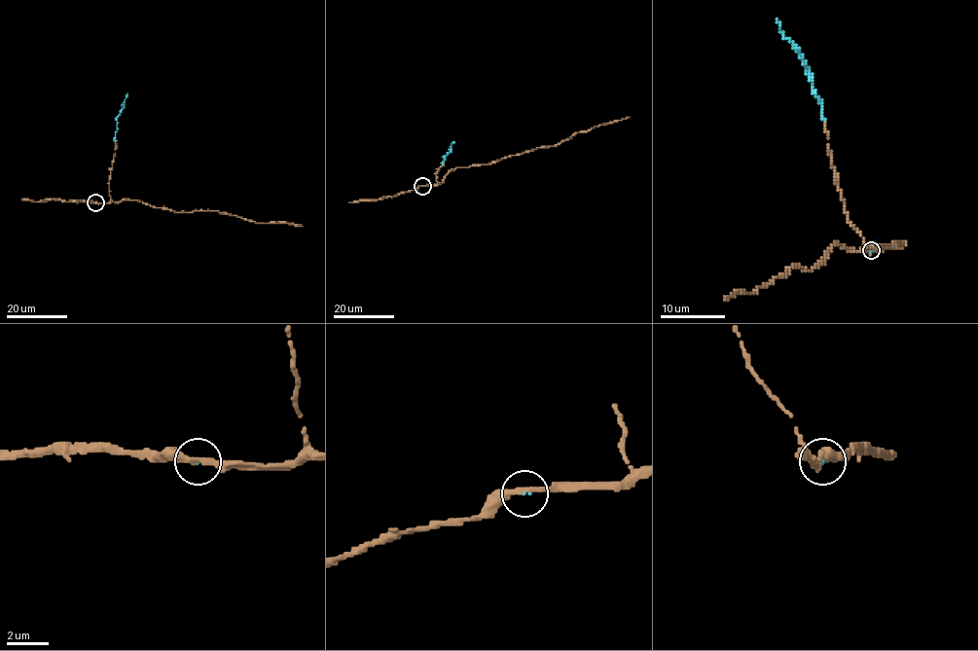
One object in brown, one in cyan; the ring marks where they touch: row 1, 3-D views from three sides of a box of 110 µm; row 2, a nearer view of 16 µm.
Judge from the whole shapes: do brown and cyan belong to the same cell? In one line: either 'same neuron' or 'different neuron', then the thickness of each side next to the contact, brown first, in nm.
same neuron; 320 nm thick on the brown side, 100 nm on the other

